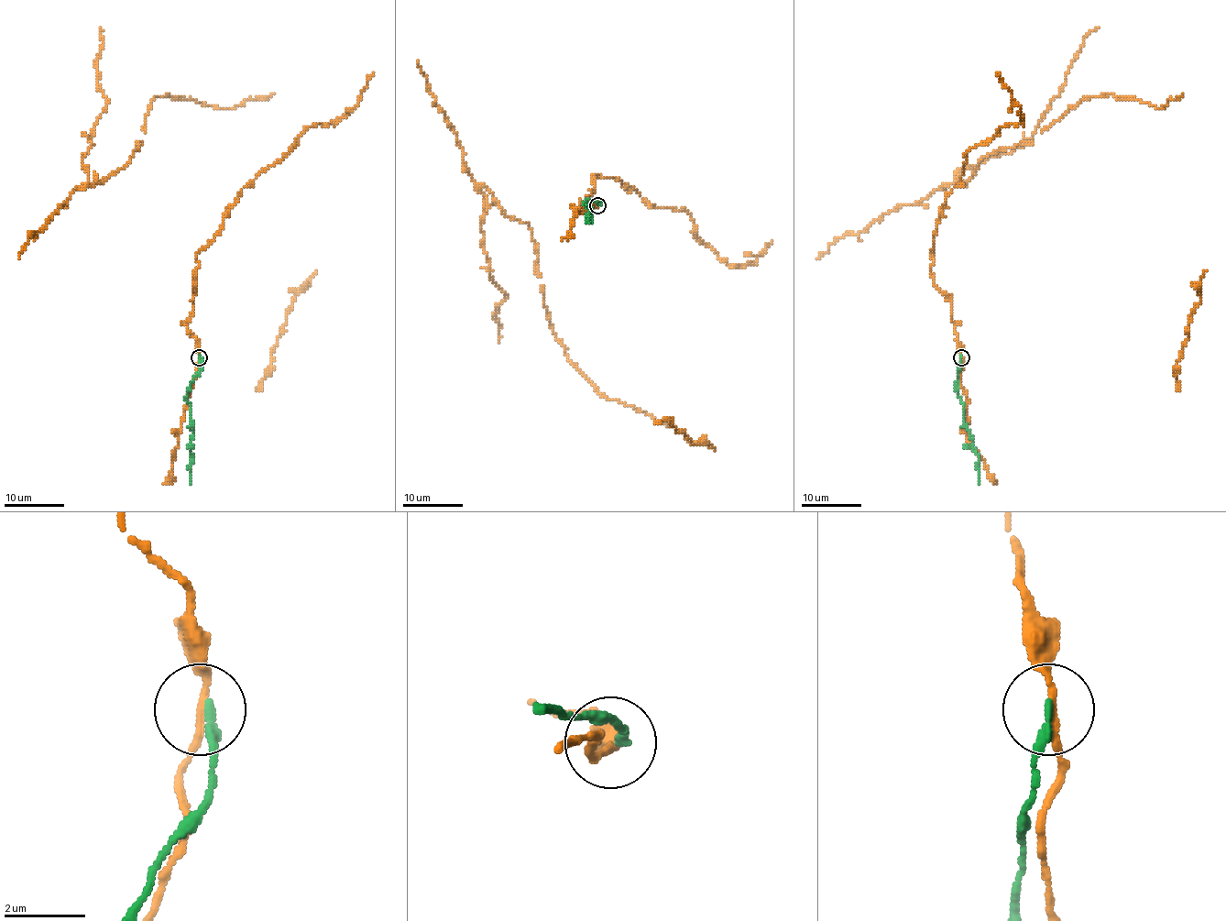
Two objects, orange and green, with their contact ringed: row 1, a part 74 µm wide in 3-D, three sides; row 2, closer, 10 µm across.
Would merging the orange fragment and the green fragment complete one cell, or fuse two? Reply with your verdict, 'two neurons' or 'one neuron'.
two neurons

